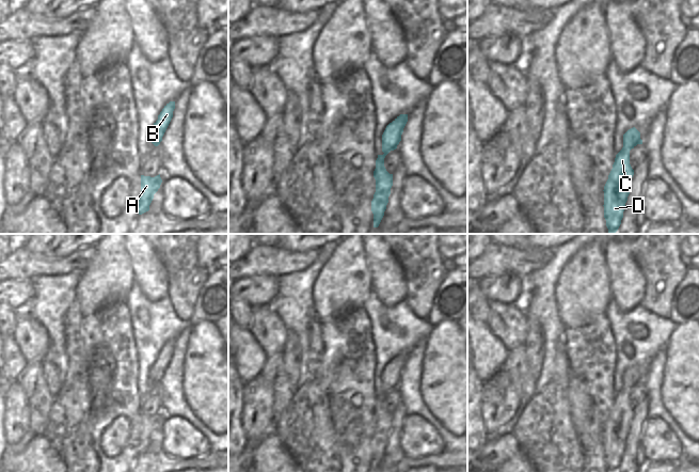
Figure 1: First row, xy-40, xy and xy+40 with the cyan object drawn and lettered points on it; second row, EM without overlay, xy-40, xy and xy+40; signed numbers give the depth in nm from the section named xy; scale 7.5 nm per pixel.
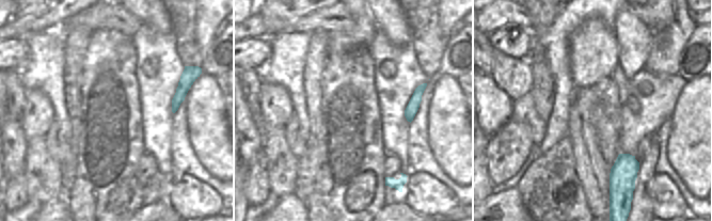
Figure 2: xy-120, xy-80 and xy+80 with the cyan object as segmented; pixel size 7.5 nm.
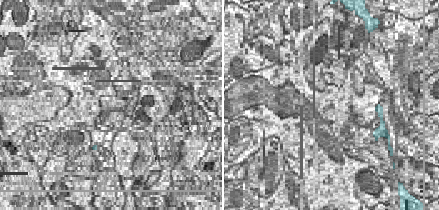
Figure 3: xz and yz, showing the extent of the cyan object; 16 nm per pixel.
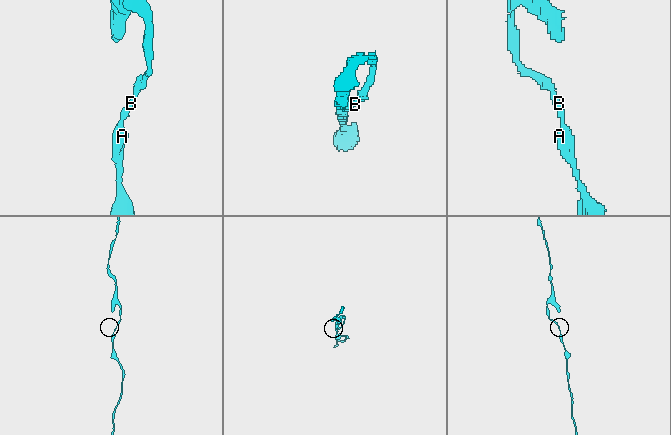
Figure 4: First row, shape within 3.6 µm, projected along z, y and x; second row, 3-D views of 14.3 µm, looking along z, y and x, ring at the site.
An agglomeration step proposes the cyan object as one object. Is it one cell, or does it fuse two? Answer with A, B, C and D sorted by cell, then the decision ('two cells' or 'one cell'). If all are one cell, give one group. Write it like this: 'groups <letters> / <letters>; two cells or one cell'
groups A B C D; one cell

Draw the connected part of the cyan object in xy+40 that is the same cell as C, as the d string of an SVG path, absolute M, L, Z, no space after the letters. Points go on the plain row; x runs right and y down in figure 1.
M635 367L623 374L623 387L616 394L613 408L604 425L604 457L608 472L616 472L621 463L634 409L630 404L630 390L642 383L640 372Z

